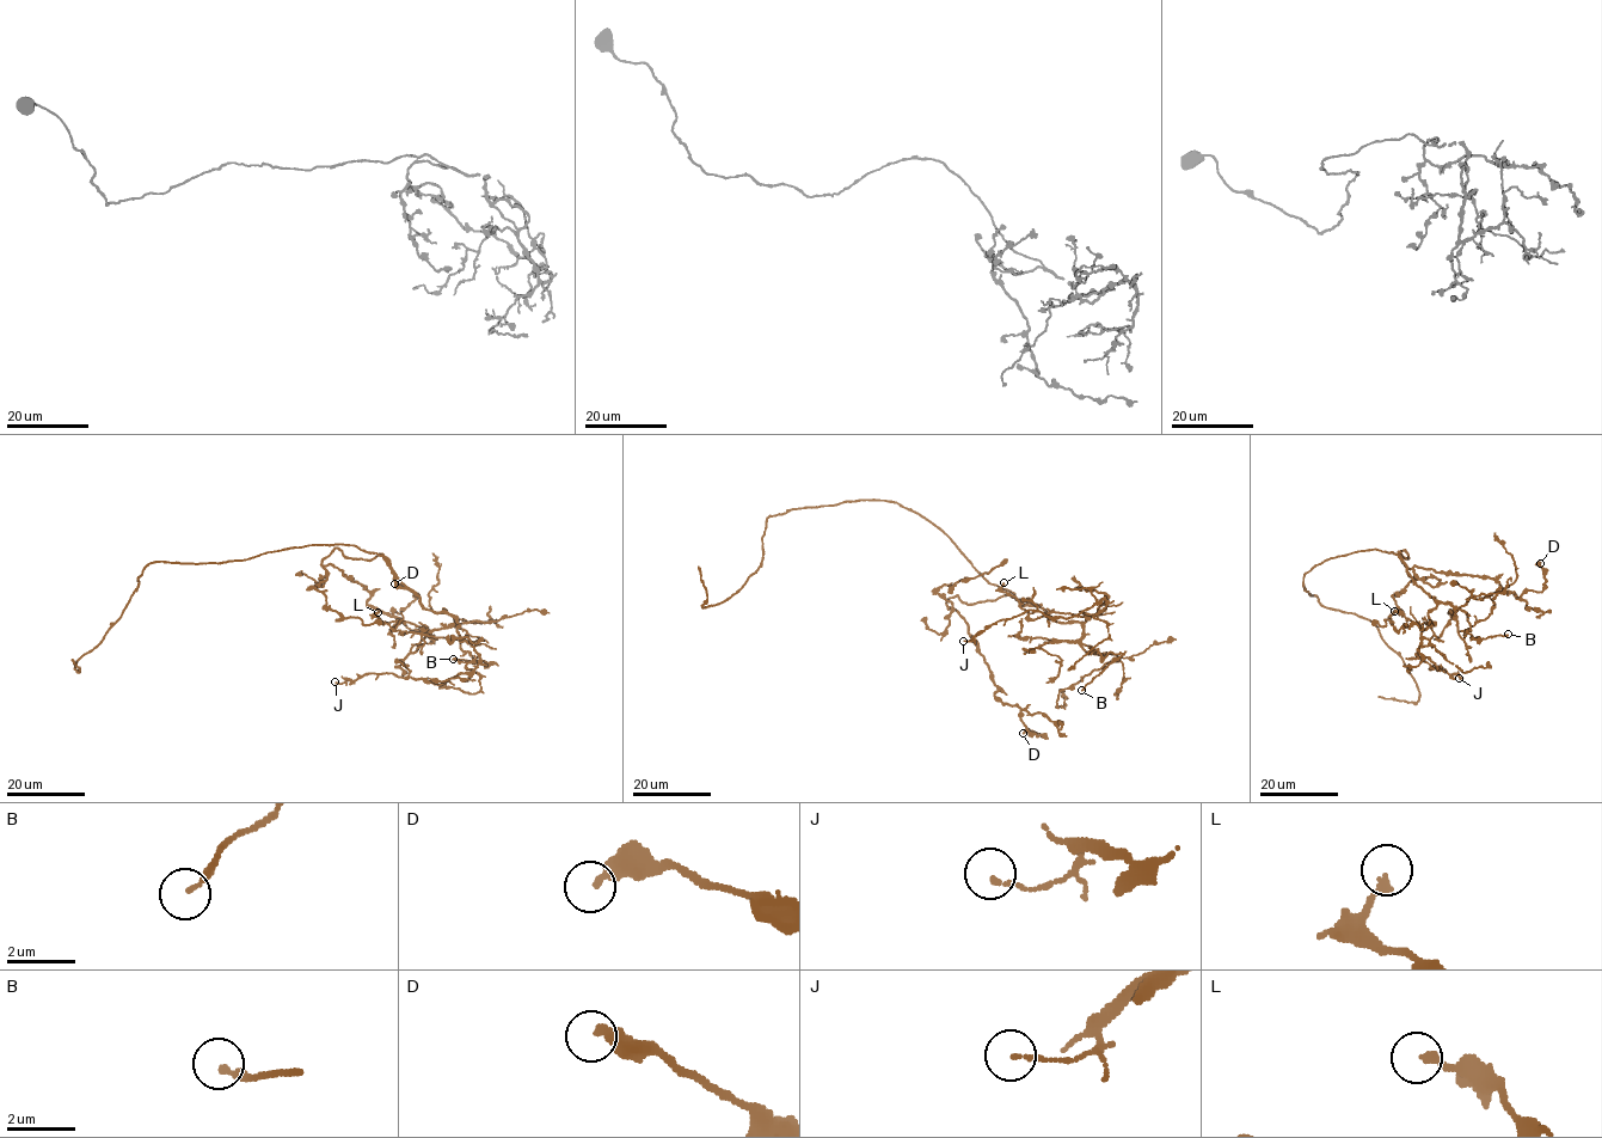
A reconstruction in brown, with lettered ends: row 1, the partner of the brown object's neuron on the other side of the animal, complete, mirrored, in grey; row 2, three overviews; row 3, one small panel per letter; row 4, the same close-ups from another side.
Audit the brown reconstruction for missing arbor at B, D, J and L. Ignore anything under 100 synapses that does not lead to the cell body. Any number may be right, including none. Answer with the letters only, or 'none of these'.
none of these

